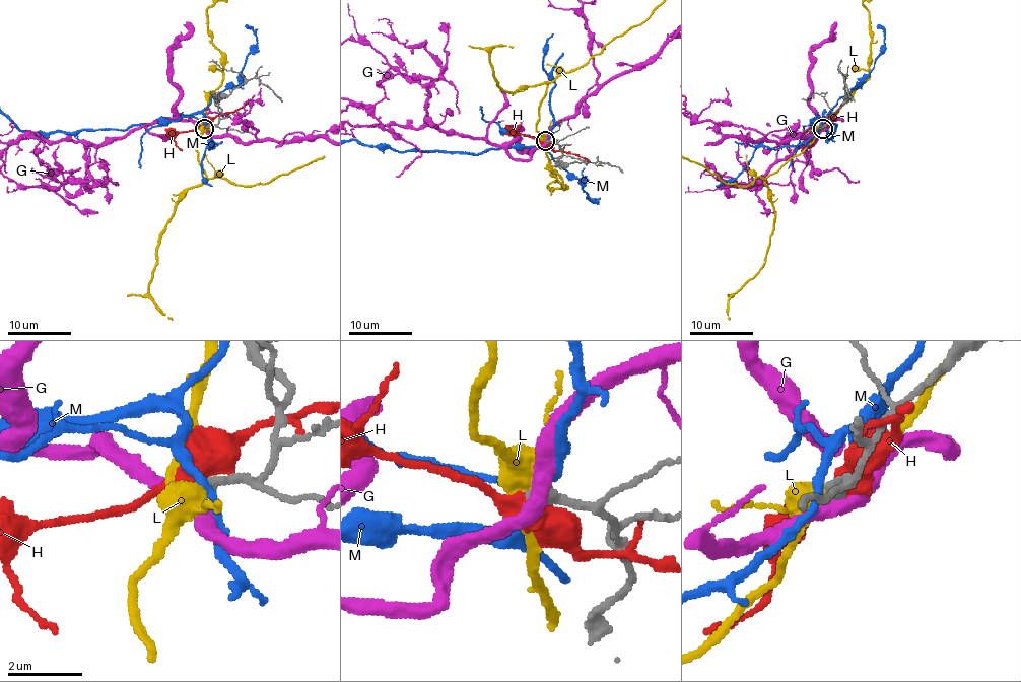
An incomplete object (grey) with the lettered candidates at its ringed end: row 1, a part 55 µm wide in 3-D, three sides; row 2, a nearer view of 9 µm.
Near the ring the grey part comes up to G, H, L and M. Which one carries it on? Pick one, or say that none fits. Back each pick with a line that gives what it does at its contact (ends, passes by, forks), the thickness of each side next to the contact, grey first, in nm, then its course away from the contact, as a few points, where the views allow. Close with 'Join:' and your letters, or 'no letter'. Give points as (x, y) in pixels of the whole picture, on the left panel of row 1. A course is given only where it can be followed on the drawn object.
Join: no letter

